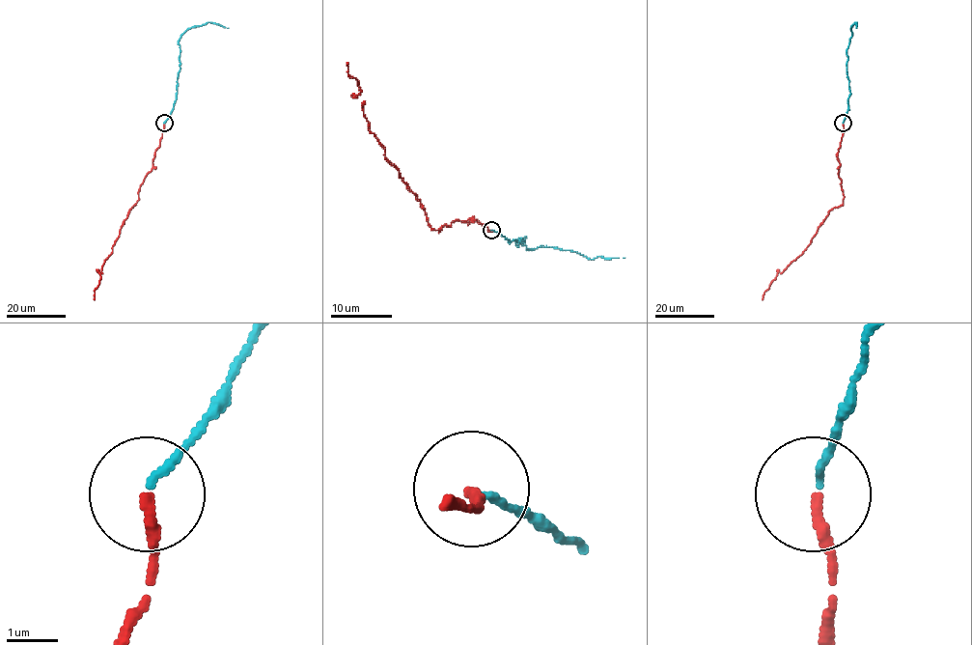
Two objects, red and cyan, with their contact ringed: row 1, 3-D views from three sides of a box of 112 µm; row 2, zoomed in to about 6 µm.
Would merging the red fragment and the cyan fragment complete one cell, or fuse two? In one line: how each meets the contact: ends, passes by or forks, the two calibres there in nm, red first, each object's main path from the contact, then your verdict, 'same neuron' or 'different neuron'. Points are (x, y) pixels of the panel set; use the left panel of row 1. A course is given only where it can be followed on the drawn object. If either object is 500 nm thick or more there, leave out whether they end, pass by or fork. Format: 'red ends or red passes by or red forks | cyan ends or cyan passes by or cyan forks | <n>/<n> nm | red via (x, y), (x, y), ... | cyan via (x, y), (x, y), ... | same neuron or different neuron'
red ends | cyan ends | 200/130 nm | red via (163, 123), (152, 168), (140, 186), (138, 198), (121, 228), (112, 252), (105, 261), (94, 299) | cyan via (163, 123), (173, 108), (177, 94), (180, 39), (187, 29), (208, 22), (228, 28) | same neuron

